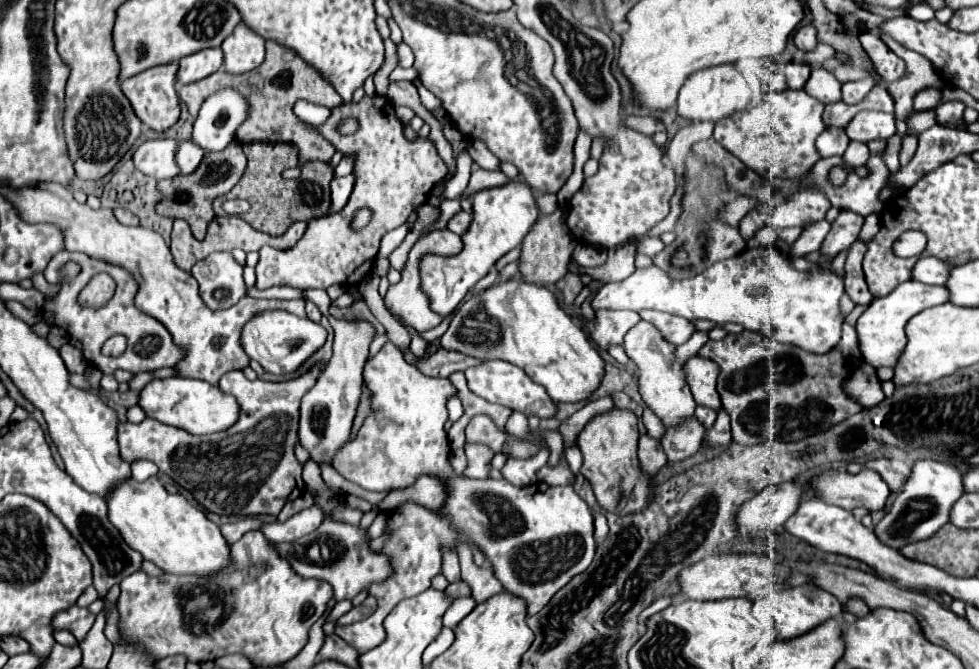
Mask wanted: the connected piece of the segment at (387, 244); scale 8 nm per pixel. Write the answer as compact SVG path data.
M417 207L414 208L404 225L394 229L393 231L390 231L383 236L377 256L388 258L388 256L401 244L413 223L417 219L416 209Z

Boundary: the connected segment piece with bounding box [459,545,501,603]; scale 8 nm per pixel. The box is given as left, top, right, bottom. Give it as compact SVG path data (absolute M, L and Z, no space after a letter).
M461 545L459 549L459 563L461 563L461 579L469 583L473 589L473 597L477 603L487 601L489 597L501 591L501 583L493 577L489 567L477 567L469 553L469 547Z

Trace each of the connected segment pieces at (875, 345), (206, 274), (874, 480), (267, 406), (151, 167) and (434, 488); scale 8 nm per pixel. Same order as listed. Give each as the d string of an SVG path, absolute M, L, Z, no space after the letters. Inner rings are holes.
M909 279L905 283L901 283L895 291L891 291L887 297L881 299L873 299L873 303L865 309L865 313L859 317L859 349L863 359L873 365L873 367L895 367L897 359L901 357L905 345L907 345L907 335L905 335L905 325L907 321L921 313L927 307L935 307L935 305L943 305L949 301L949 291L947 287L935 287L935 285L927 285L915 279Z
M213 253L193 265L191 275L199 283L199 295L209 309L227 309L245 297L243 267L231 253Z
M863 469L857 475L847 471L827 471L813 479L813 487L821 493L825 503L847 511L857 507L879 511L885 507L889 497L887 483L871 469Z
M315 367L293 381L269 383L261 379L249 381L243 371L229 371L221 377L219 385L225 393L235 395L241 405L241 421L237 421L233 429L193 437L191 433L153 419L145 419L139 425L121 423L121 457L127 463L135 459L153 461L161 473L181 483L181 487L191 491L191 495L211 513L277 517L287 501L297 499L305 491L301 463L293 453L293 445L297 441L301 397L315 385L319 373L319 367ZM235 483L237 487L243 485L245 489L233 489L231 485Z
M153 139L145 141L139 145L139 149L133 155L133 161L141 173L161 181L161 179L171 179L181 173L177 161L177 143L175 139Z
M422 475L415 481L415 485L401 489L401 491L387 493L385 499L381 503L377 503L375 507L379 511L387 511L396 508L405 501L415 501L423 507L439 509L445 503L445 485L435 477Z

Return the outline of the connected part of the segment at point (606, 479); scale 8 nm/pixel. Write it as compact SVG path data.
M613 409L591 419L577 437L577 447L583 453L583 477L591 483L597 503L603 511L617 515L631 515L645 511L653 499L651 475L641 471L637 459L637 417L631 411Z

